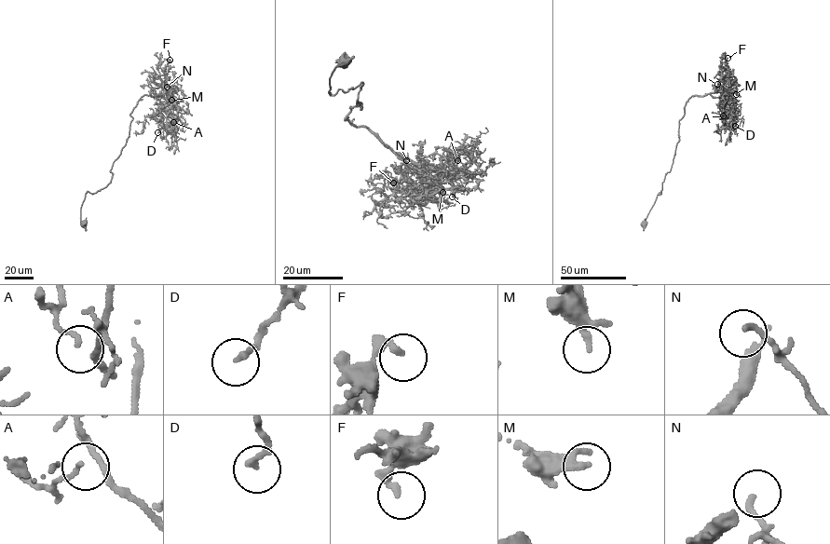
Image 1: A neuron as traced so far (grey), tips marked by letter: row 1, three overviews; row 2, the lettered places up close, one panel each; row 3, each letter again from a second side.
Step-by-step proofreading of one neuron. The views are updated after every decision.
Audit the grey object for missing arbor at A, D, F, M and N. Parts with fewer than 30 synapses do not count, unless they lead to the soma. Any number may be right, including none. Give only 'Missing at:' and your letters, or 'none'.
Missing at: D

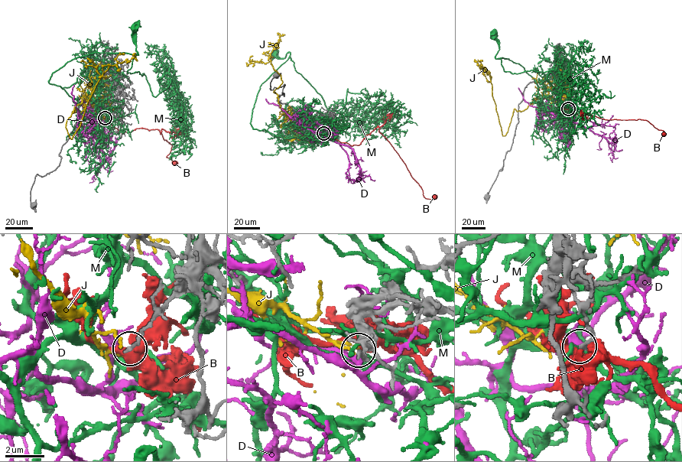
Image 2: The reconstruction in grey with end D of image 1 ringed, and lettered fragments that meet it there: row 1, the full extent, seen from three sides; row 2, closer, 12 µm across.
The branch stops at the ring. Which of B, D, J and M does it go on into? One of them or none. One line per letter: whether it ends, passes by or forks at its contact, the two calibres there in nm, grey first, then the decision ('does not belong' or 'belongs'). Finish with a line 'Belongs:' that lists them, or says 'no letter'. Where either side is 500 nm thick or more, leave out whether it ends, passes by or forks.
B: it forks there; 190 nm thick on the grey side, 440 nm on the other; does not belong
D: it passes by; 200 nm thick on the grey side, 200 nm on the other; does not belong
J: it ends there; 190 nm thick on the grey side, 110 nm on the other; does not belong
M: it forks there; 200 nm thick on the grey side, 360 nm on the other; does not belong
Belongs: no letter

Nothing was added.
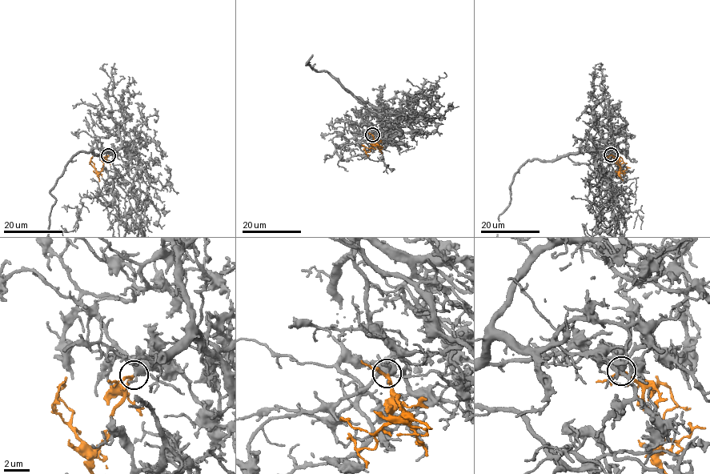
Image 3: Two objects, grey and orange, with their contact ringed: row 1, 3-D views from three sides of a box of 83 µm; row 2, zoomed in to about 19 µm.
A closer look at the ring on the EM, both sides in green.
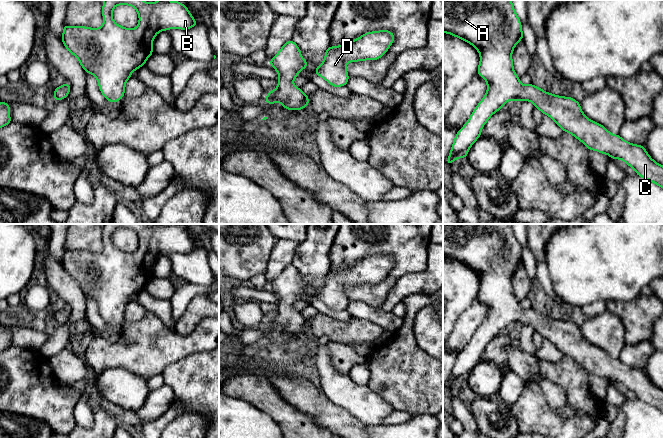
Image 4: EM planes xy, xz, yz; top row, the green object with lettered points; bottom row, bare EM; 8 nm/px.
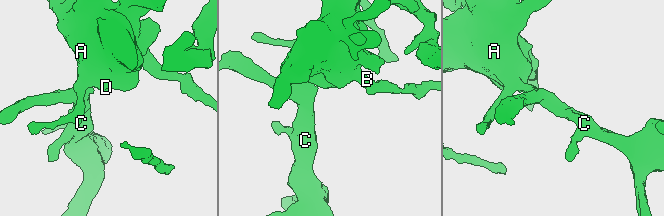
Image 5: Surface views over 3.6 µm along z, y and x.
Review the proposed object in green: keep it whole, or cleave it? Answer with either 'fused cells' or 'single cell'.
single cell

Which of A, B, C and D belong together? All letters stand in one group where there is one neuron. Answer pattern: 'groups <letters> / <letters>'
groups A B C D

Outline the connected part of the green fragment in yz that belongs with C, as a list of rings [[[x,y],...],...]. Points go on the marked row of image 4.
[[[443,0],[443,32],[461,38],[463,41],[470,43],[479,52],[480,63],[477,73],[486,80],[488,87],[485,96],[473,110],[468,121],[458,130],[446,162],[447,165],[451,165],[451,163],[458,158],[466,158],[470,147],[481,136],[481,130],[485,123],[495,112],[501,110],[505,103],[512,99],[517,102],[526,100],[532,102],[543,114],[552,118],[564,132],[570,133],[580,140],[589,150],[607,154],[612,159],[623,160],[628,166],[631,166],[635,170],[637,175],[663,188],[663,166],[649,156],[644,146],[629,143],[622,139],[620,135],[612,134],[601,124],[590,120],[584,115],[580,103],[575,99],[545,92],[532,83],[524,86],[520,82],[513,68],[512,52],[517,43],[523,40],[523,32],[521,21],[514,10],[511,0]]]

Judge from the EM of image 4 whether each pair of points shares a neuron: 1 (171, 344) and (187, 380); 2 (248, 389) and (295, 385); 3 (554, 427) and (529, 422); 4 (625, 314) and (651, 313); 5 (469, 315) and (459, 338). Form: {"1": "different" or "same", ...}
{"1": "different", "2": "different", "3": "same", "4": "same", "5": "same"}

